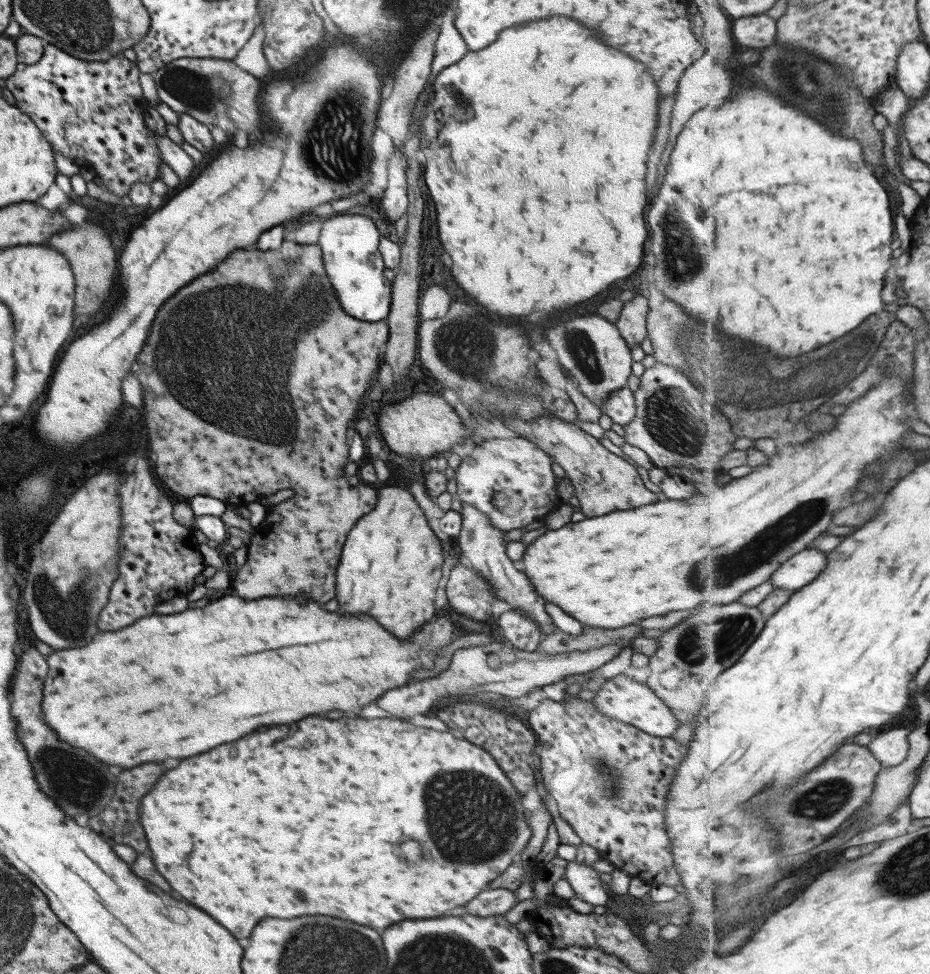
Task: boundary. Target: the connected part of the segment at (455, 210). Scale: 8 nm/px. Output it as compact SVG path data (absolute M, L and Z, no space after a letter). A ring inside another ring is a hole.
M550 18L550 22L540 22L536 20L534 24L522 24L502 30L498 34L498 38L482 48L482 50L468 51L464 54L462 60L458 60L456 64L447 66L432 80L432 95L426 102L426 108L422 110L420 114L421 135L422 142L420 142L420 148L426 156L426 168L424 168L424 182L428 186L428 192L436 204L436 212L438 212L438 232L440 232L440 240L446 248L446 252L450 254L452 258L452 276L456 280L456 284L464 290L464 292L470 292L468 296L474 298L480 306L484 306L488 312L494 312L502 318L528 318L530 312L534 312L534 302L536 302L536 312L548 312L548 314L558 314L558 312L566 312L582 302L588 302L592 298L596 298L600 294L600 290L606 290L608 284L614 284L618 280L624 280L628 278L632 272L636 272L636 268L642 264L642 256L644 256L644 242L648 240L648 232L646 232L646 222L644 222L644 208L646 208L646 182L644 182L644 176L646 176L647 166L646 160L648 160L648 154L651 153L650 140L652 140L652 134L658 126L658 86L654 82L654 78L650 76L650 70L648 68L642 68L642 64L626 58L626 54L618 54L618 50L610 48L610 46L602 46L600 40L596 40L594 32L586 30L582 24L574 22L574 20L568 20L568 18Z

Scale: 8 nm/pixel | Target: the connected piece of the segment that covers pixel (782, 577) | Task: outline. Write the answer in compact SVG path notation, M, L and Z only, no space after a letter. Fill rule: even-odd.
M810 548L794 555L774 576L776 588L799 591L814 582L828 568L828 553Z

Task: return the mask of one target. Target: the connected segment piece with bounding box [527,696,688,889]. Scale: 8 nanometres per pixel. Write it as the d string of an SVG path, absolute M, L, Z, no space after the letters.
M578 696L565 697L562 701L553 701L551 699L543 699L538 708L530 711L528 716L528 724L530 729L538 737L540 743L540 772L544 779L544 785L548 792L552 795L556 805L558 805L559 815L574 829L574 832L581 838L582 843L596 848L599 856L608 859L616 869L630 874L632 877L640 878L644 882L650 884L651 887L660 887L661 885L680 888L681 880L678 870L674 868L674 856L672 856L672 848L670 848L670 838L666 834L666 824L664 824L664 807L666 807L666 795L668 788L672 783L672 779L676 777L676 767L680 765L682 759L688 753L688 746L681 745L672 737L658 738L650 736L642 730L638 730L635 726L620 722L620 720L612 720L612 718L600 715L590 701L583 700Z

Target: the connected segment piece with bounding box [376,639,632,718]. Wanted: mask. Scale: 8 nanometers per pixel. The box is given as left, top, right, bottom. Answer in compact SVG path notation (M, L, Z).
M622 639L622 641L612 641L607 646L586 652L564 652L551 656L536 651L514 650L514 648L506 646L504 642L496 641L482 644L482 646L472 646L472 648L460 648L454 652L451 659L452 663L447 670L435 678L425 679L416 682L416 684L408 684L408 686L396 688L396 690L388 690L386 694L382 694L376 700L376 704L394 716L406 718L406 716L416 716L416 714L421 716L422 714L434 713L434 708L438 706L438 702L448 698L448 696L462 697L465 695L475 698L481 692L496 692L496 694L502 694L509 699L517 700L526 697L533 689L561 682L568 676L595 671L606 662L617 658L622 649L632 646L631 643Z

